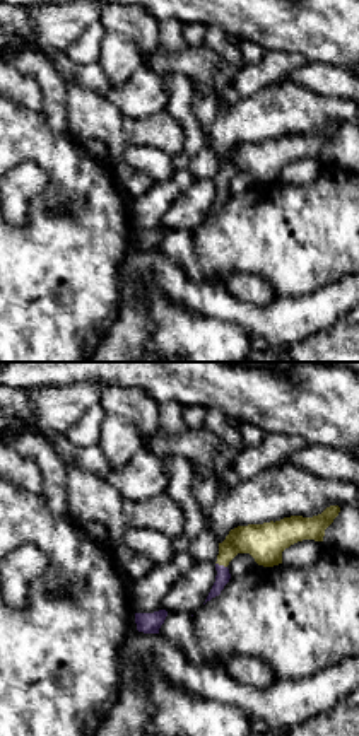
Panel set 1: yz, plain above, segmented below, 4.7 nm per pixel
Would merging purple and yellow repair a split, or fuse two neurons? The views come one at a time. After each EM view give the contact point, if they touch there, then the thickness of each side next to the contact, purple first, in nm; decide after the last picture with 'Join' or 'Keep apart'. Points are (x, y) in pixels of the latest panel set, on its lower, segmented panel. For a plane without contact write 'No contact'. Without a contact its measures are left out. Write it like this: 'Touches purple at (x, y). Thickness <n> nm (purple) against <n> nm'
Touches purple at (221, 566). Thickness 70 nm (purple) against 180 nm

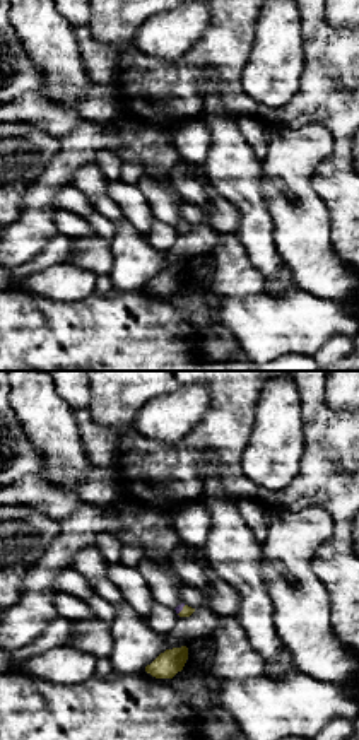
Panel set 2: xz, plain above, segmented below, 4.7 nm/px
Touches purple at (182, 609). Thickness 40 nm (purple) against 50 nm

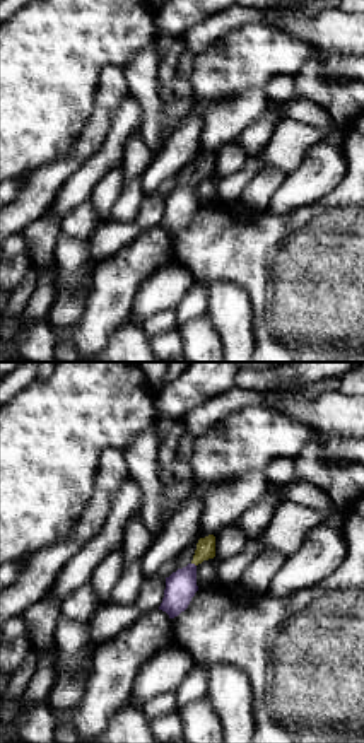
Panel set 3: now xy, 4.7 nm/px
Touches purple at (193, 564). Thickness 140 nm (purple) against 100 nm

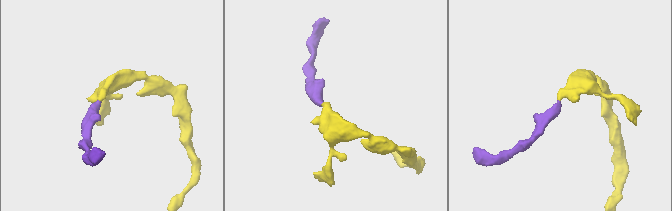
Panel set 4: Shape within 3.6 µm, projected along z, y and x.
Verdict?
Join

